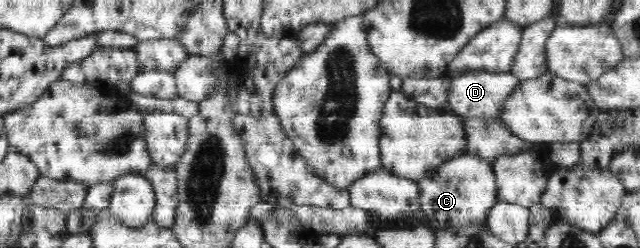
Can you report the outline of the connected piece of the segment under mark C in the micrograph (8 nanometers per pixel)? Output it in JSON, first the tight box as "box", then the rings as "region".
{"box":[416,153,498,229],"region":[[[463,153],[448,159],[433,172],[433,175],[418,179],[416,182],[419,190],[420,209],[429,217],[429,223],[433,229],[455,229],[470,224],[484,225],[487,214],[498,200],[492,164],[482,157],[469,153]]]}

